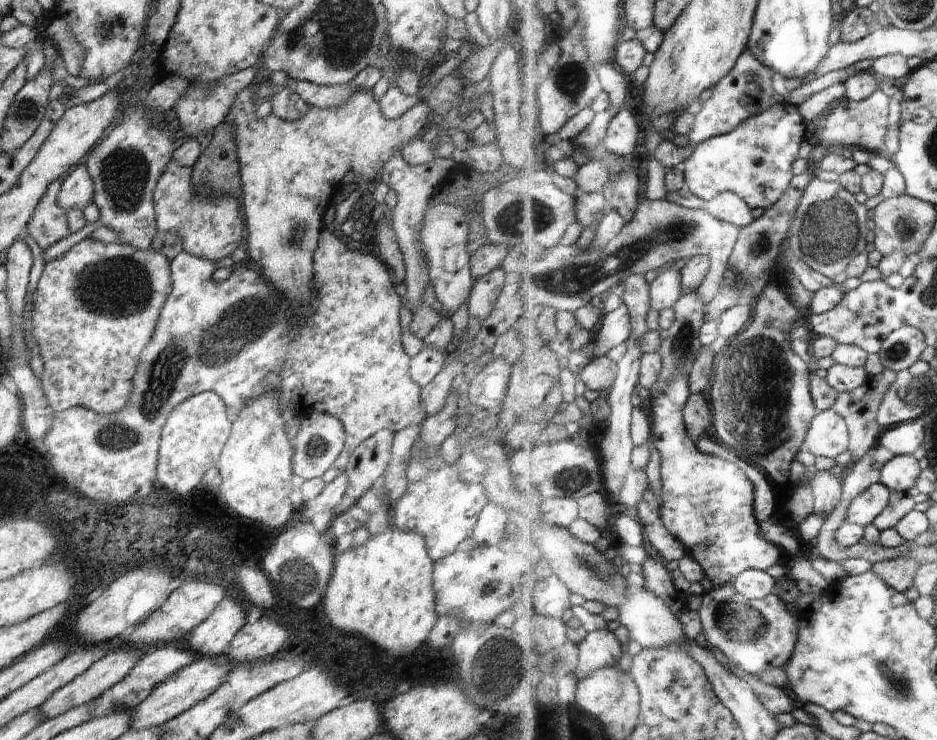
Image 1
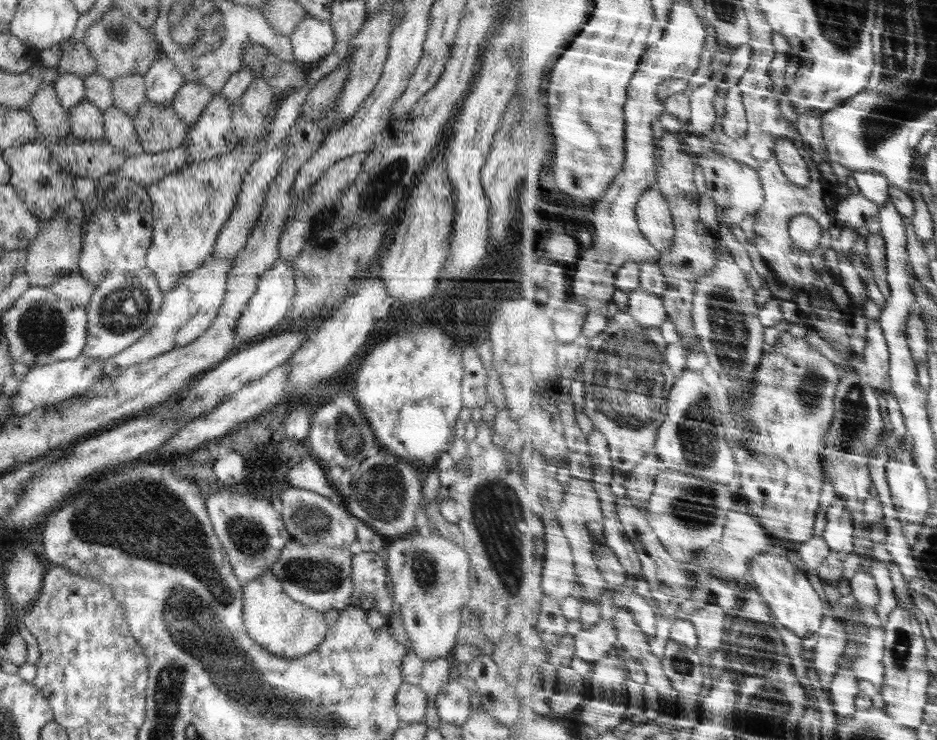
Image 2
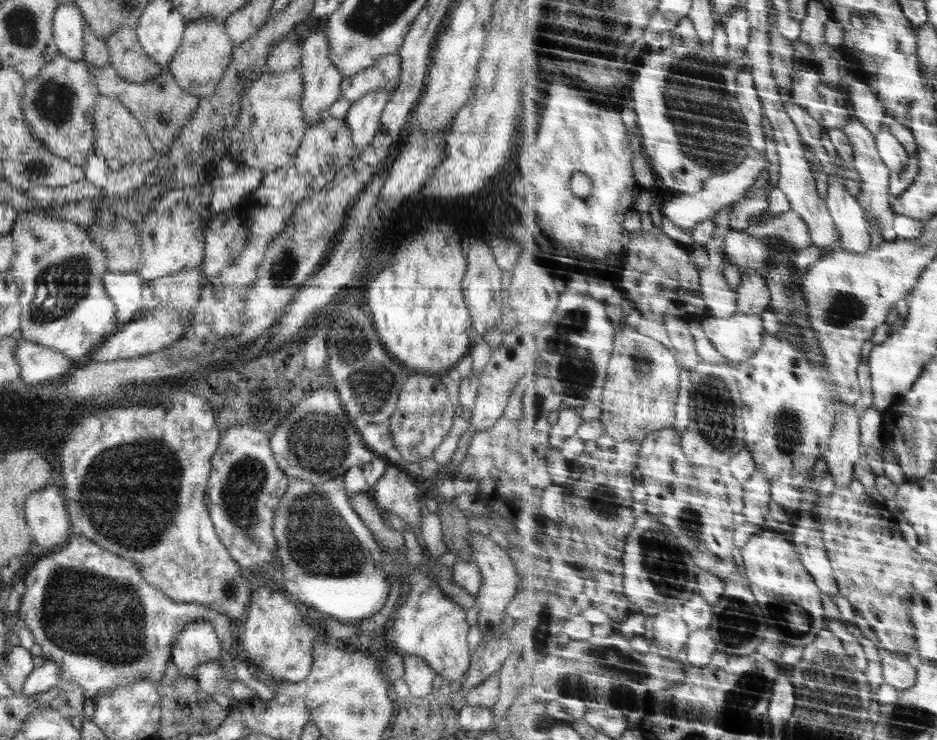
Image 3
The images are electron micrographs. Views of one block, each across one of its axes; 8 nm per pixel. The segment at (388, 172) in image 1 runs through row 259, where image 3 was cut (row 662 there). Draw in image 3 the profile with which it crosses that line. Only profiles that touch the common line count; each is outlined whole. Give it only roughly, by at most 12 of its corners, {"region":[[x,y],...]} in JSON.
{"region":[[403,654],[403,679],[412,696],[432,692],[435,672]]}

